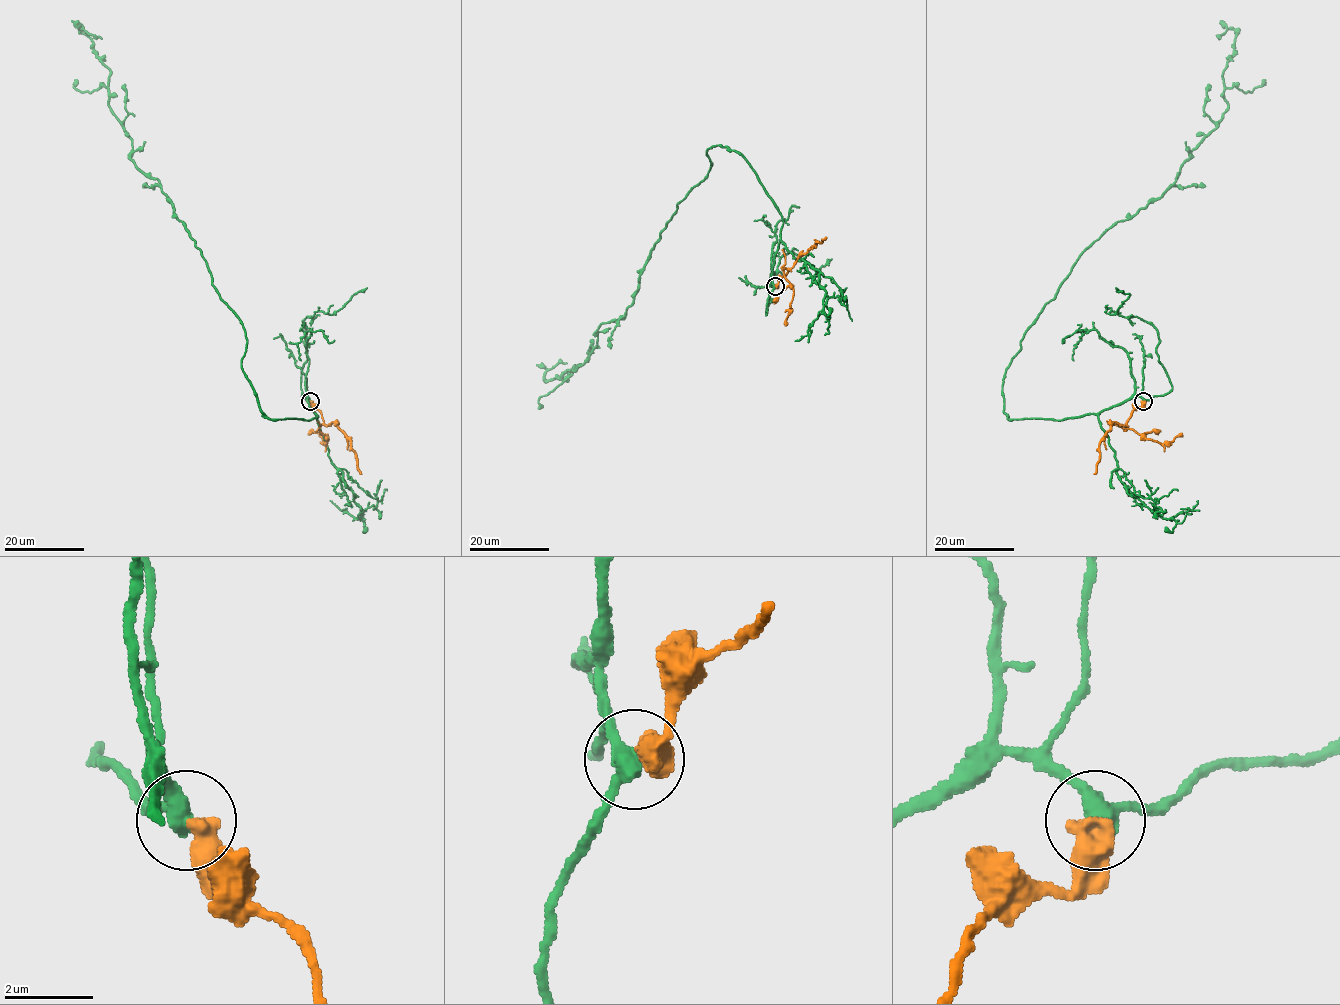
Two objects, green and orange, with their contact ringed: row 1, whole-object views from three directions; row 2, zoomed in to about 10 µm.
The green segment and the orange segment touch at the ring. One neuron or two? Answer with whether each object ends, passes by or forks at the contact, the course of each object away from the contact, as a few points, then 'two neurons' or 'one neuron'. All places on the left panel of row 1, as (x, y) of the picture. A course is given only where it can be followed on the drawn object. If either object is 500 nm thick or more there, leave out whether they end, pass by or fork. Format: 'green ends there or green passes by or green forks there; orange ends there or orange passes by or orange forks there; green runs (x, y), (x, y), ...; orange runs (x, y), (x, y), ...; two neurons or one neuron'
green runs (310, 401), (311, 419), (262, 411), (244, 328), (130, 158), (110, 70), (79, 29), (101, 39); orange runs (310, 401), (326, 425), (333, 422), (350, 440), (361, 474); two neurons

